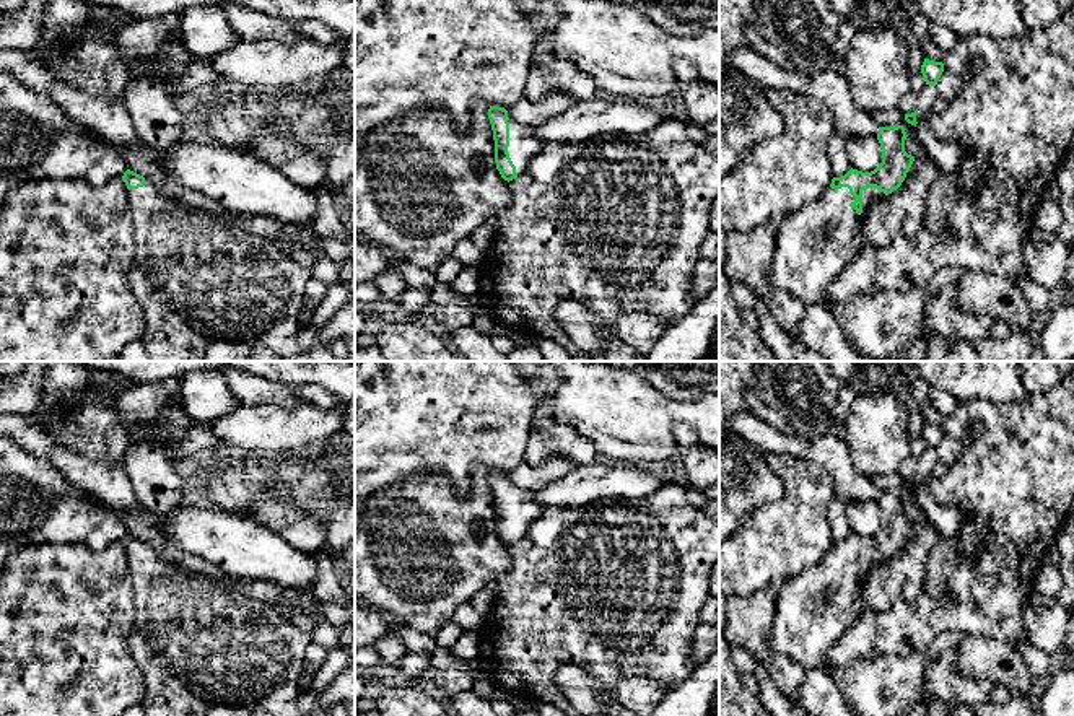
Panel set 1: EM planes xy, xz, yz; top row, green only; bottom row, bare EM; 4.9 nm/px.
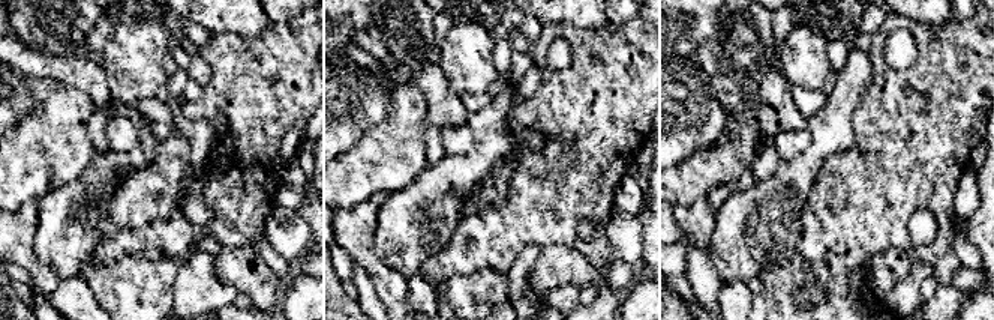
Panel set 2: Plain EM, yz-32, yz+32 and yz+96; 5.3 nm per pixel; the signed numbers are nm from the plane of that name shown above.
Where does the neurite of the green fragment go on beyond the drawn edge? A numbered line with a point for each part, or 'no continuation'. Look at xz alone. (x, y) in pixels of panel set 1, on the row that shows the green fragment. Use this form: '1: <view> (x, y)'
1: xz (524, 144)

